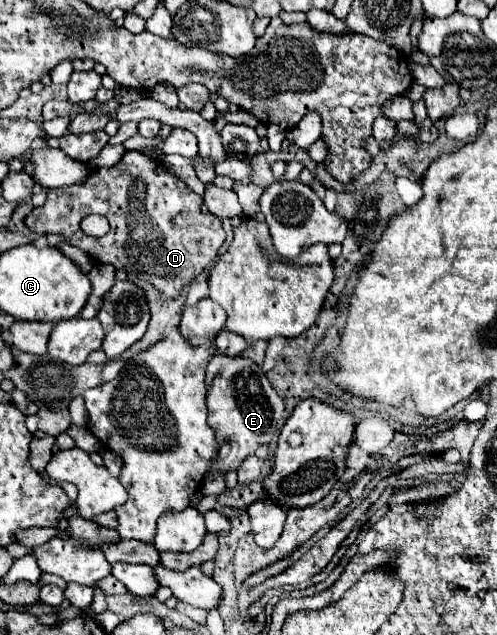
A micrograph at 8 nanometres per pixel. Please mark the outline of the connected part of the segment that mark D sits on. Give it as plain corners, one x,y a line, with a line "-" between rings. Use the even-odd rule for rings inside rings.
126,151
114,167
94,169
82,183
48,189
46,203
42,207
32,209
32,213
26,217
26,227
40,235
44,233
62,235
68,245
74,245
84,253
88,253
92,261
108,263
114,269
124,269
130,281
148,283
168,299
176,299
182,293
182,289
192,283
196,275
200,275
204,269
212,265
218,247
226,239
220,219
214,215
202,215
200,205
202,197
196,195
182,179
170,173
160,159
152,159
138,151
-
90,213
100,213
110,223
110,231
100,239
86,237
80,231
82,217

